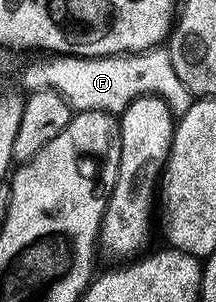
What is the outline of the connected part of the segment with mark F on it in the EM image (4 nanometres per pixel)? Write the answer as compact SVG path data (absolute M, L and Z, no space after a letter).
M165 47L148 48L144 52L118 56L80 57L67 54L54 56L34 64L29 63L20 79L25 91L51 89L59 93L73 111L102 111L119 114L130 101L140 96L162 96L174 118L186 114L194 99L173 70L173 63Z

